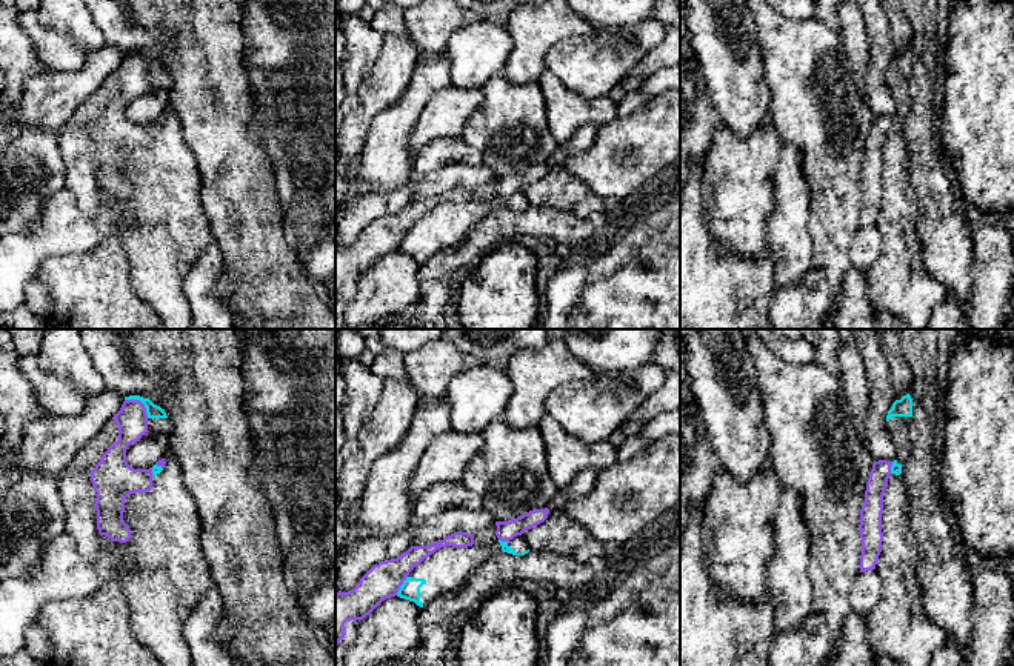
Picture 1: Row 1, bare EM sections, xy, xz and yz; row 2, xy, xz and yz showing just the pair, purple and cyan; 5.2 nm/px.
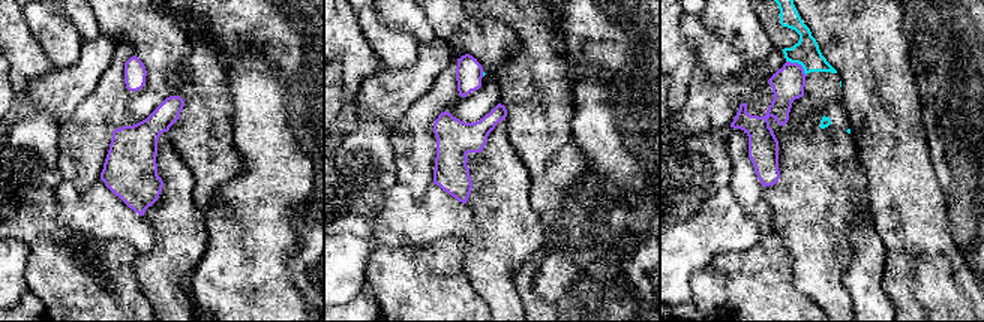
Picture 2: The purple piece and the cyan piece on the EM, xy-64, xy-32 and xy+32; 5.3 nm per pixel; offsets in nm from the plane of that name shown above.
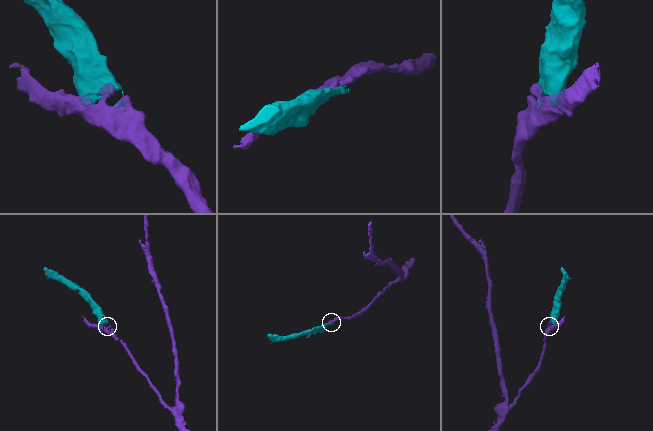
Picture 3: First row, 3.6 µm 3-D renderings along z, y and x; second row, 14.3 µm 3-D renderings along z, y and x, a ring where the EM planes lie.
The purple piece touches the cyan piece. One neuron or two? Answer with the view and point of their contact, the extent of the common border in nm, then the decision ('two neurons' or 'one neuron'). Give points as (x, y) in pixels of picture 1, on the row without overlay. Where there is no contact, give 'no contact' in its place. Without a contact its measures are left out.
xy (140, 57) | 160 nm | two neurons

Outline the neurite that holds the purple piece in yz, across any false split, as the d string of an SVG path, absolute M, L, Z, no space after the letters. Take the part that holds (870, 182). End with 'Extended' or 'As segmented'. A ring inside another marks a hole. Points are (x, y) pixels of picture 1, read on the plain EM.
M879 115L872 118L869 134L866 137L865 157L860 165L860 228L876 225L879 211L882 208L882 168L883 149L891 131L892 117Z. As segmented

